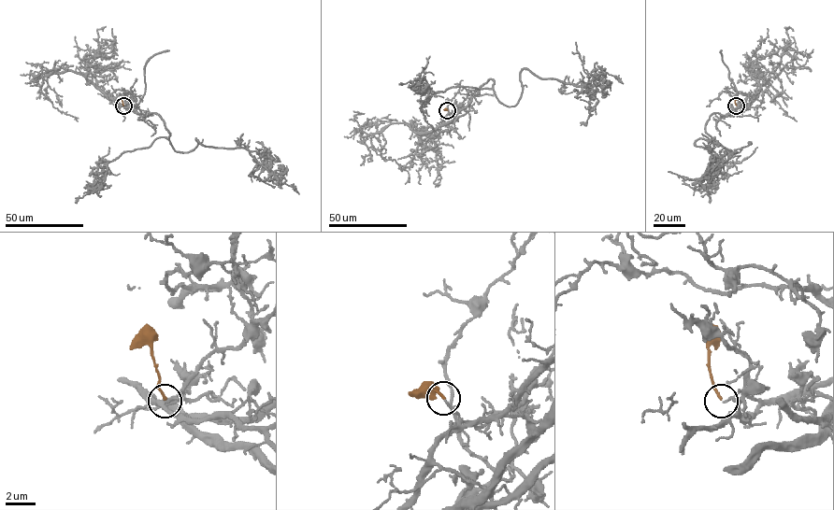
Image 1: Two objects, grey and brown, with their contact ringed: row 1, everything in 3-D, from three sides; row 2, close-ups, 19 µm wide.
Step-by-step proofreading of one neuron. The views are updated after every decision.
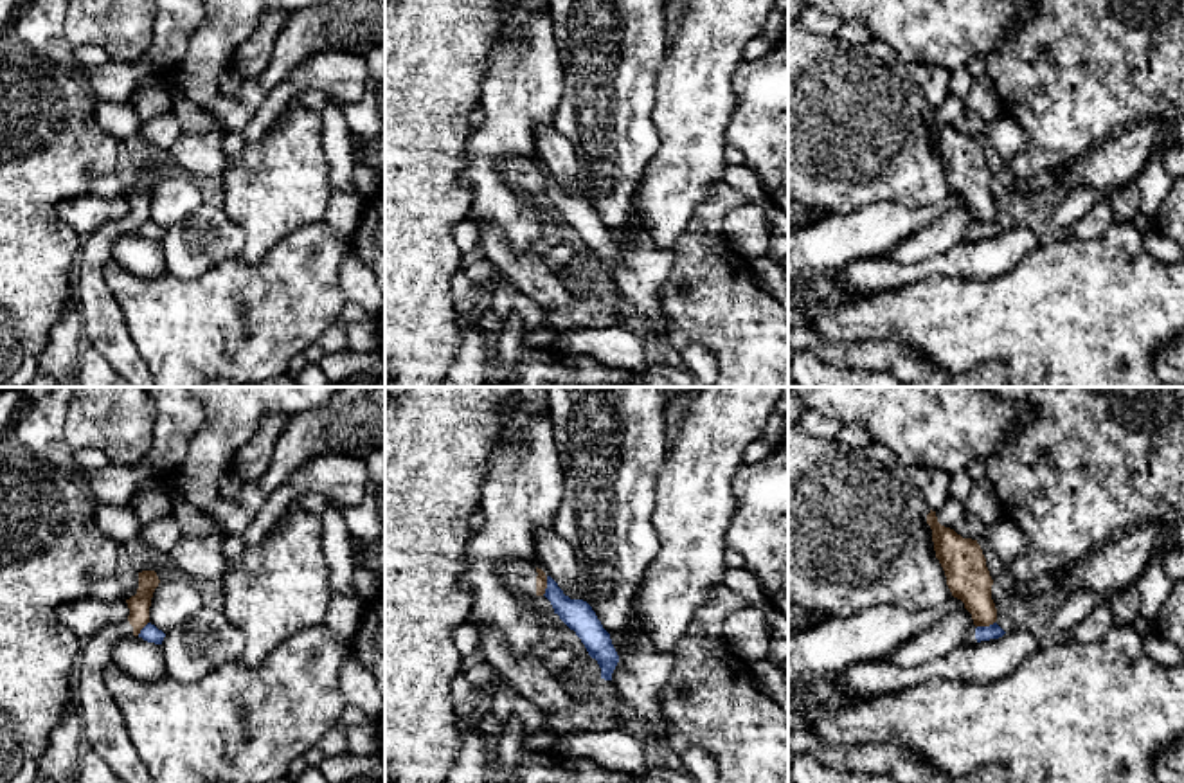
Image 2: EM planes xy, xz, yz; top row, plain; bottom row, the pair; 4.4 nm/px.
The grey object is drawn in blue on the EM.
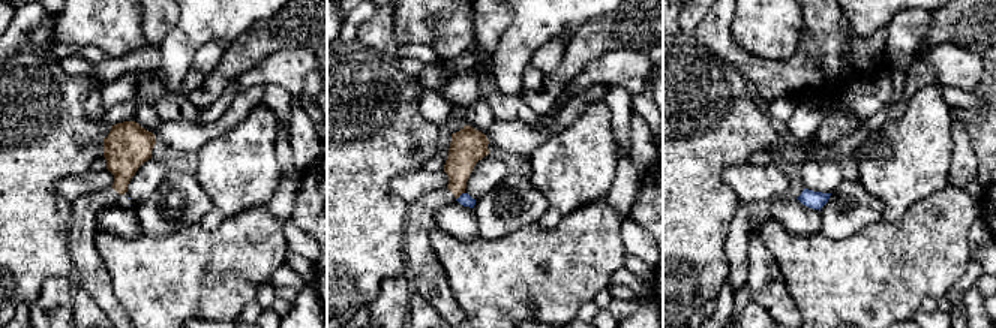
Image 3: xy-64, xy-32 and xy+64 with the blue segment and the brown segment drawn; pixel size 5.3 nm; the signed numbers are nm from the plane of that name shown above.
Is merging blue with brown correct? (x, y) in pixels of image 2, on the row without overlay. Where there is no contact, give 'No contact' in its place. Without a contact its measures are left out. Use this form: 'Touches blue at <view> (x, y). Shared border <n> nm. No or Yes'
Touches blue at xz (547, 182). Shared border 90 nm. No

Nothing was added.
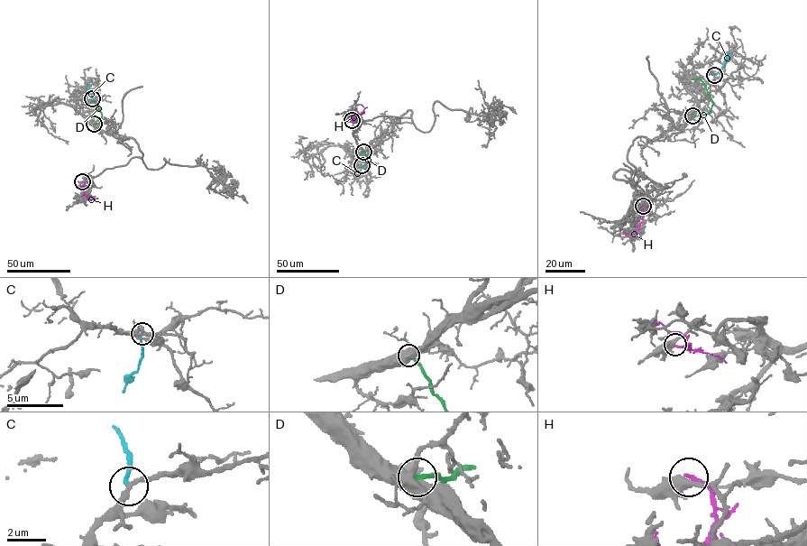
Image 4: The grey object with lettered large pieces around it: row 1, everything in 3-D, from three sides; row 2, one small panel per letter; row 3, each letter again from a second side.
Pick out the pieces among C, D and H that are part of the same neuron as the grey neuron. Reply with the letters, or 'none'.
none

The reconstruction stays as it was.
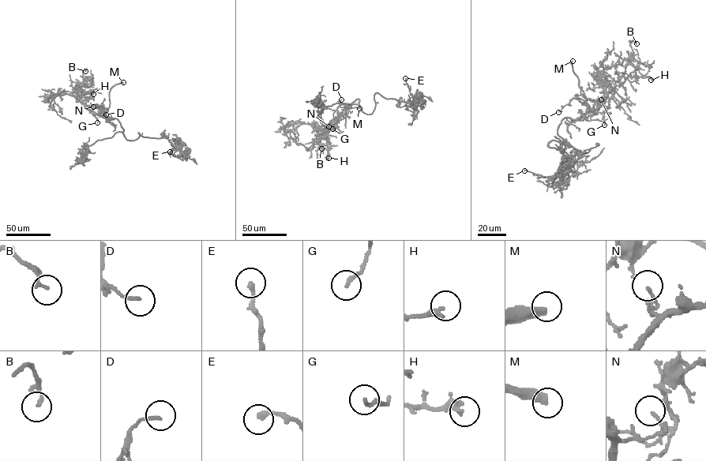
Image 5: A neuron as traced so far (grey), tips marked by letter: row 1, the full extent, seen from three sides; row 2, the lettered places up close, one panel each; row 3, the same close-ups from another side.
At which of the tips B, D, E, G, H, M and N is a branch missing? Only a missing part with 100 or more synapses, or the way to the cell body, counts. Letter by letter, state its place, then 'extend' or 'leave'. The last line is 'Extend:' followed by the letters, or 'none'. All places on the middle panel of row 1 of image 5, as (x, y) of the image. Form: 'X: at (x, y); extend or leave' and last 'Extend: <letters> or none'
B: at (321, 148); leave
D: at (341, 99); leave
E: at (405, 78); leave
G: at (332, 129); leave
H: at (328, 158); leave
M: at (359, 108); extend
N: at (328, 126); leave
Extend: M

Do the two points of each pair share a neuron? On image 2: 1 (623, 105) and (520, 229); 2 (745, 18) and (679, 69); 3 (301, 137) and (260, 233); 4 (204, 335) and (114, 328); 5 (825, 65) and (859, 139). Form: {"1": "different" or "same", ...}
{"1": "different", "2": "same", "3": "same", "4": "different", "5": "same"}

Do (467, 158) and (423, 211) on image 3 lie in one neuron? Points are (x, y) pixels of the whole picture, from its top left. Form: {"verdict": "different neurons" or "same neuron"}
{"verdict": "same neuron"}

